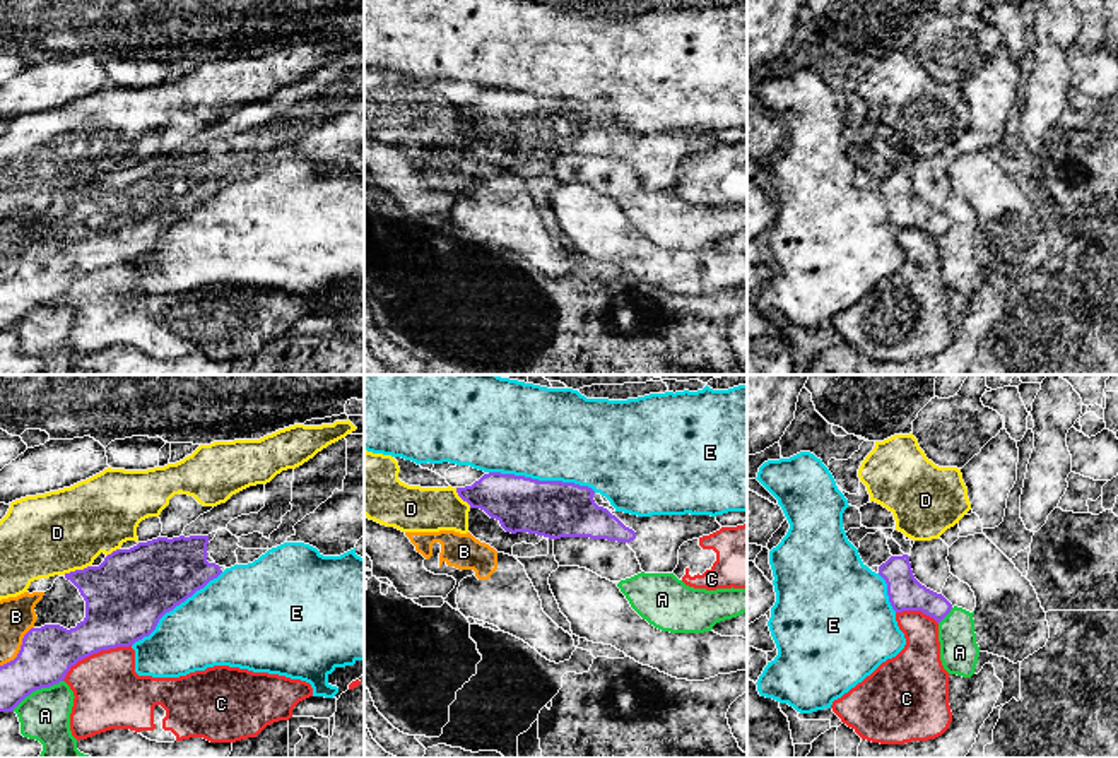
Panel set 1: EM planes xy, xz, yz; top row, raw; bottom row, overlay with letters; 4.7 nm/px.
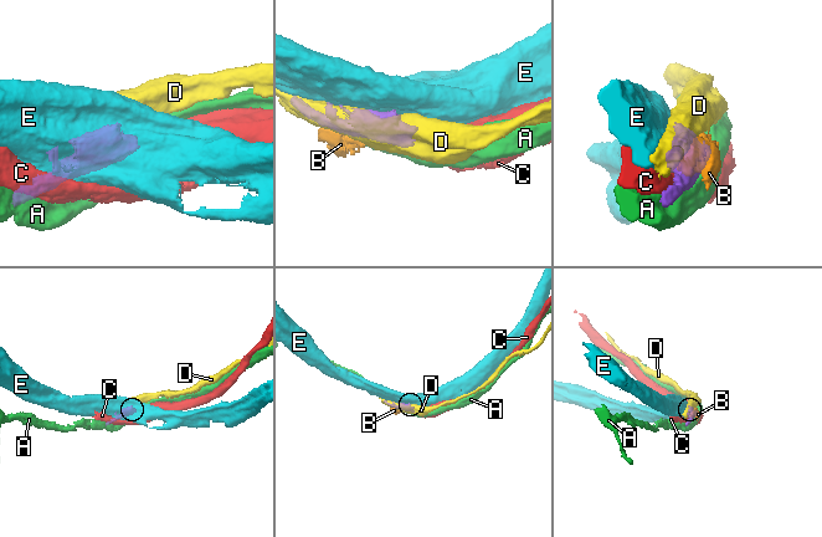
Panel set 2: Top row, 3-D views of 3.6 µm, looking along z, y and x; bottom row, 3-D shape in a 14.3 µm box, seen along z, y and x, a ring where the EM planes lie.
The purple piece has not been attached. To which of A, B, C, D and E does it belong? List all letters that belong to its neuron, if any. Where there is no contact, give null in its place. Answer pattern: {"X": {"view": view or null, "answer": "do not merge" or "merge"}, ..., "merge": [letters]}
{"A": {"view": "xy", "answer": "do not merge"}, "B": {"view": "xy", "answer": "do not merge"}, "C": {"view": "xy", "answer": "do not merge"}, "D": {"view": "xy", "answer": "do not merge"}, "E": {"view": "xz", "answer": "do not merge"}, "merge": []}

